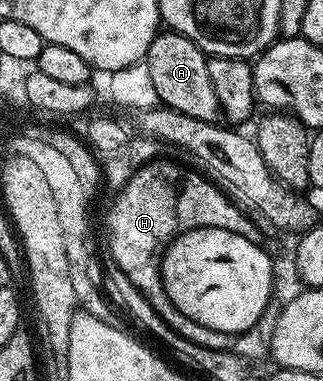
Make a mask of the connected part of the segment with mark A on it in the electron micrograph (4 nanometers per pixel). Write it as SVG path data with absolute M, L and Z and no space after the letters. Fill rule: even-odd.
M157 33L156 39L150 44L146 59L150 80L154 80L154 88L158 92L160 102L169 110L177 110L198 120L216 122L220 105L218 96L214 96L214 84L210 80L208 58L204 51L185 34L164 33Z

